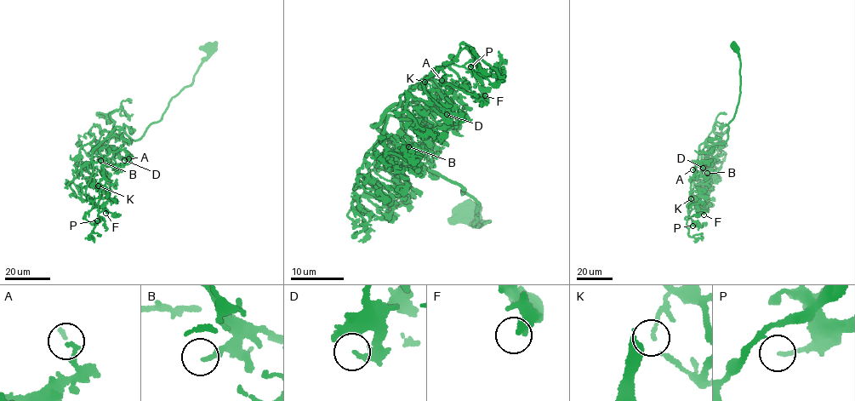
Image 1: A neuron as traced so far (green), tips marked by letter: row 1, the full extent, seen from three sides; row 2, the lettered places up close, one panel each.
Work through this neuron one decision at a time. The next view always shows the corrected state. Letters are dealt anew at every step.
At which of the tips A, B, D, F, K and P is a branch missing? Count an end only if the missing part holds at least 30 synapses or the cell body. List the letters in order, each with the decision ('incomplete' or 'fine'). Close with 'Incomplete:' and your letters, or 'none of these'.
A: fine
B: fine
D: fine
F: fine
K: fine
P: fine
Incomplete: none of these

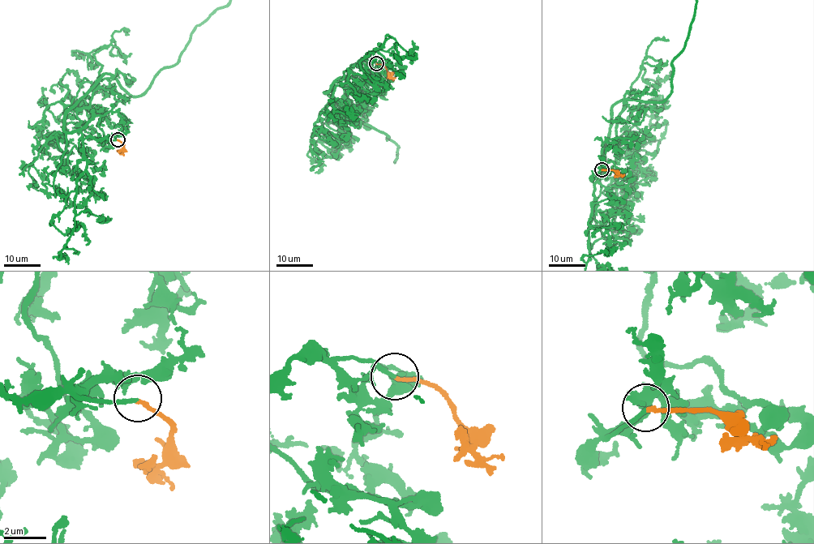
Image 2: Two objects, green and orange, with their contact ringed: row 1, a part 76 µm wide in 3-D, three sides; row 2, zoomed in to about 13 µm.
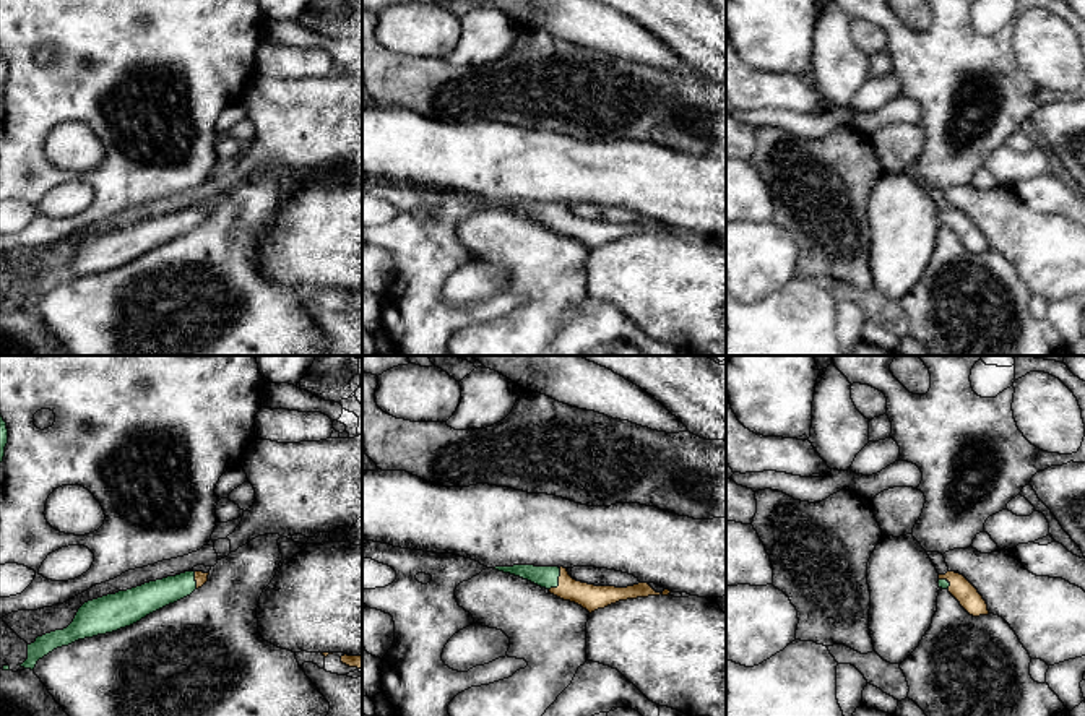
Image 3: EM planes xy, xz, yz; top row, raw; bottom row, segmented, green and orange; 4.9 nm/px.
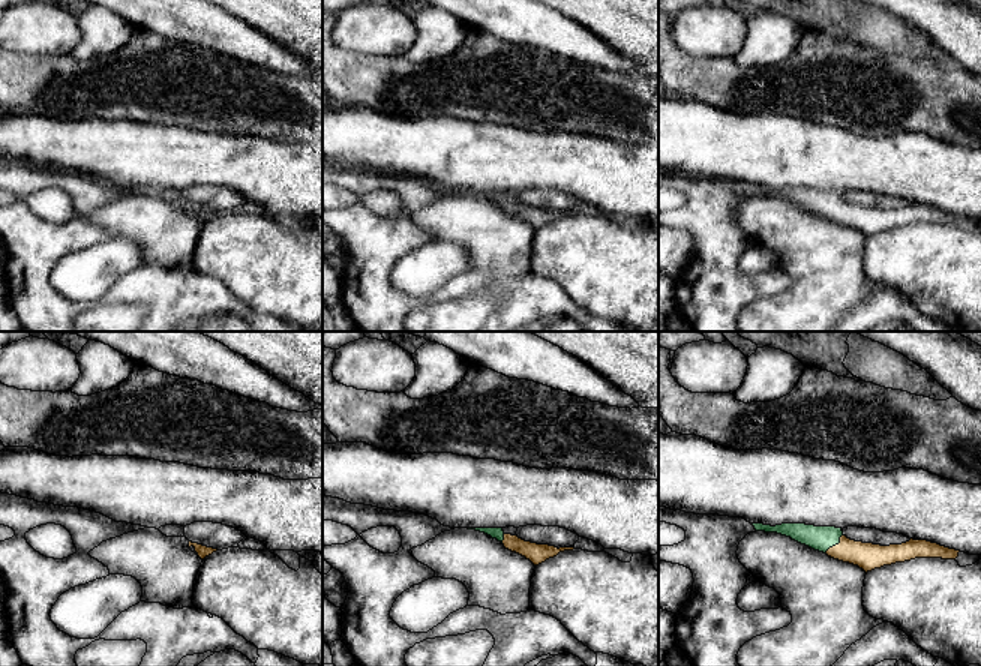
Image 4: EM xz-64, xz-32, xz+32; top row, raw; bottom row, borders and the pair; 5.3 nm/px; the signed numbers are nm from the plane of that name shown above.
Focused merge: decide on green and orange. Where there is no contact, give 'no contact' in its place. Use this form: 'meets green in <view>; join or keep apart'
meets green in xz; join

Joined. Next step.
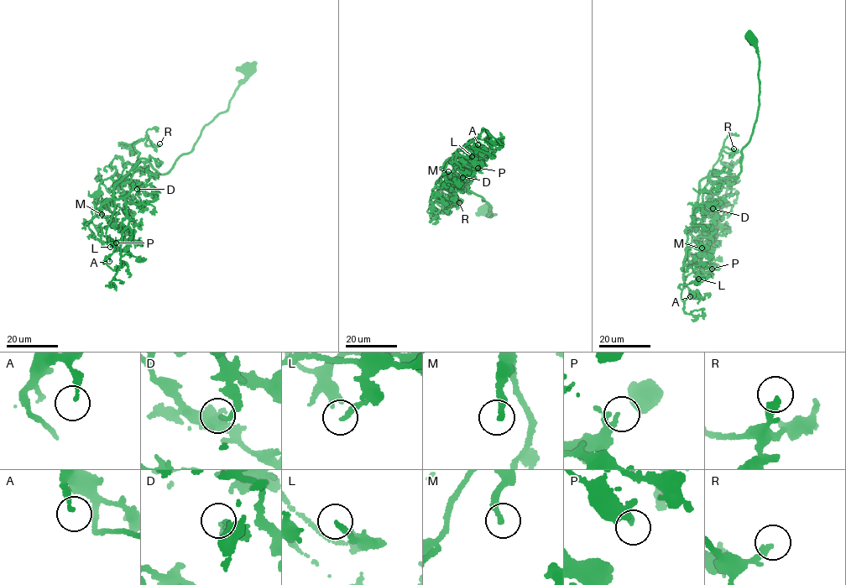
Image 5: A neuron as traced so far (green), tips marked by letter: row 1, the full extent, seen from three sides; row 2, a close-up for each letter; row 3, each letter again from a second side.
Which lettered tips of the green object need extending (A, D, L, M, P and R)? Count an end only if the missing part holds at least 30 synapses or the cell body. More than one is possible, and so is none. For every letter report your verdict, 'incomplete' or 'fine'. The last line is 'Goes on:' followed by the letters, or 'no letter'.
A: incomplete
D: fine
L: fine
M: incomplete
P: fine
R: fine
Goes on: A, M

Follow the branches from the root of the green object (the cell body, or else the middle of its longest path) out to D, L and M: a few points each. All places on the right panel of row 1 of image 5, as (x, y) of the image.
D: (750, 39), (759, 62), (757, 118), (741, 151), (738, 175), (707, 178), (702, 209), (705, 205), (712, 208)
L: (750, 39), (759, 62), (757, 118), (738, 175), (700, 182), (687, 251), (693, 272), (705, 272), (698, 279)
M: (750, 39), (759, 62), (757, 118), (741, 151), (738, 175), (707, 177), (700, 182), (694, 211), (702, 248)

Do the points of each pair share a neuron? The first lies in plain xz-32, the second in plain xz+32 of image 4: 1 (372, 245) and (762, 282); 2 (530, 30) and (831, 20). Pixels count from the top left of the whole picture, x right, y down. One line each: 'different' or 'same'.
1: same
2: different

